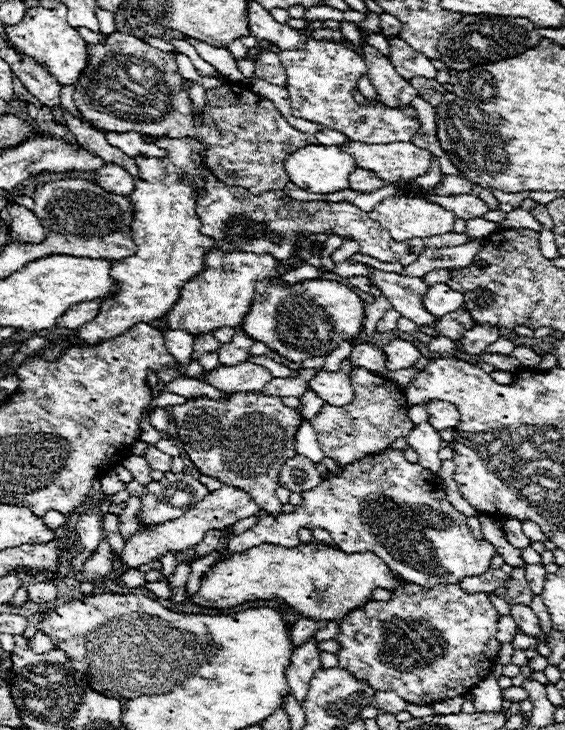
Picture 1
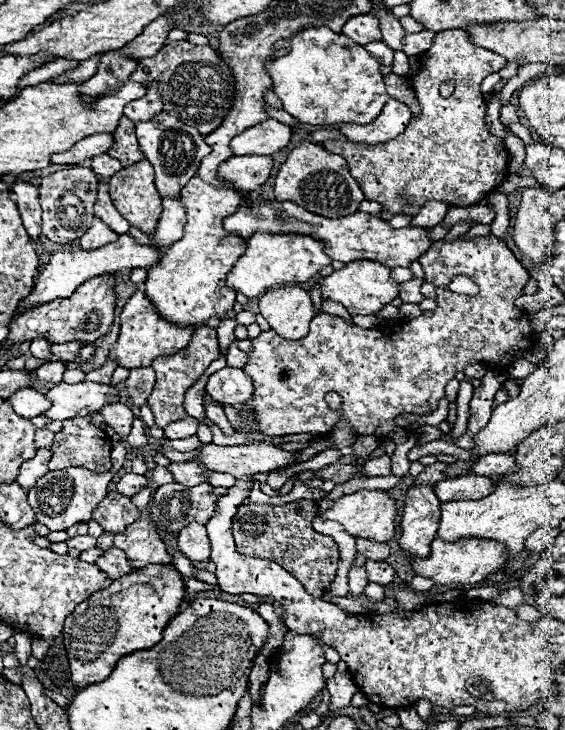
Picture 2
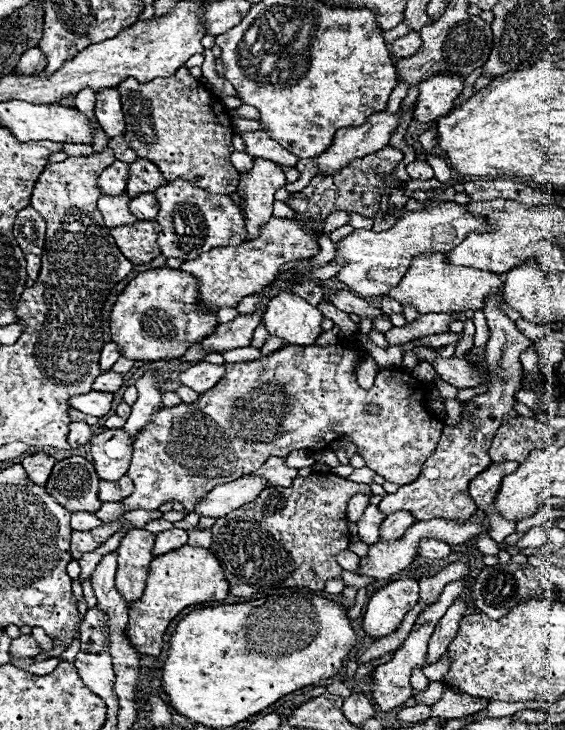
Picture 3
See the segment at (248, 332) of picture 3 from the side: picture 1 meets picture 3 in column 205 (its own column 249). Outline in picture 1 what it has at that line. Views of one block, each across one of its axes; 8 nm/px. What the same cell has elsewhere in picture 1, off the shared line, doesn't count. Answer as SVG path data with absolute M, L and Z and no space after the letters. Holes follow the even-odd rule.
M236 328L236 338L230 344L222 344L218 348L218 358L222 366L238 366L246 362L248 350L252 346L252 340L242 332L242 328Z

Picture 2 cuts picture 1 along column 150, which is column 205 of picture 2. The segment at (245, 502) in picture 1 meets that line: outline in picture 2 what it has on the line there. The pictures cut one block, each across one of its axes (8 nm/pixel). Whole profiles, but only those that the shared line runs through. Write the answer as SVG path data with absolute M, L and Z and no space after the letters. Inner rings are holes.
M192 522L178 534L180 552L192 562L208 562L210 558L210 542L206 534L206 526Z

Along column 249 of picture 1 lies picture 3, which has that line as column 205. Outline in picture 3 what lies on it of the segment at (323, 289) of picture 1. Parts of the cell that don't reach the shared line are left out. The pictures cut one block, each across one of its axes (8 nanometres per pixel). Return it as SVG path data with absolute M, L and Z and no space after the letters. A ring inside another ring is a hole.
M152 268L152 270L140 272L136 278L132 278L128 282L124 292L118 296L116 304L112 306L112 312L110 312L110 338L112 338L112 342L118 344L118 348L122 348L122 356L128 358L128 360L172 360L172 358L180 358L192 344L206 338L210 334L210 330L216 330L216 326L218 326L216 312L202 312L202 310L196 308L196 304L198 304L198 280L194 276L190 276L182 270L174 270L174 268Z

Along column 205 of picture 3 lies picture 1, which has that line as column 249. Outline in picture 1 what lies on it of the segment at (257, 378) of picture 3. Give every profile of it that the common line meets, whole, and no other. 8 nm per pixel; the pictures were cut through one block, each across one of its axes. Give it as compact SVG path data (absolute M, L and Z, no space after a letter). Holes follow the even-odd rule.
M248 392L232 394L228 400L190 398L186 404L174 406L172 416L184 452L202 474L248 492L268 516L282 514L282 504L276 498L278 474L284 462L296 454L294 434L302 424L300 410L284 406L278 396Z

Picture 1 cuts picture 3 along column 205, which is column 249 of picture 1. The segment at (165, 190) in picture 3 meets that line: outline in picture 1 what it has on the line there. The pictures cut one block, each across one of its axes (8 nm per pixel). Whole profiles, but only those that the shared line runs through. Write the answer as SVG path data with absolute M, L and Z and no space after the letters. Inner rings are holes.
M200 166L198 168L202 178L204 178L204 188L196 192L196 214L202 222L200 232L204 236L210 236L214 240L214 246L222 252L254 252L254 254L272 254L276 260L288 260L294 254L294 246L300 244L310 234L328 234L328 236L340 236L340 238L352 238L360 242L360 252L374 256L382 262L416 262L416 258L426 250L422 238L412 238L408 242L396 242L390 238L386 230L380 230L380 224L368 218L366 212L356 208L354 204L348 202L300 202L290 198L284 190L272 190L264 194L252 194L242 186L226 186L220 182L214 174L210 174L208 168Z

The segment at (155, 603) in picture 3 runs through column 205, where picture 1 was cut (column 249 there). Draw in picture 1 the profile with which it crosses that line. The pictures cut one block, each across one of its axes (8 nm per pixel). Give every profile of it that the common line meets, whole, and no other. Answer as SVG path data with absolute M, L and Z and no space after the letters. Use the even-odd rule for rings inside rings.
M310 542L300 544L296 548L284 548L284 546L254 546L246 552L232 554L220 562L216 562L200 582L200 590L190 598L194 604L202 608L234 608L244 602L256 602L256 600L282 600L288 604L294 612L302 614L310 620L340 620L344 614L348 614L352 608L362 606L372 598L374 588L386 588L394 590L396 586L402 586L398 576L390 574L388 566L376 556L376 554L344 554L342 550L334 550L322 542Z

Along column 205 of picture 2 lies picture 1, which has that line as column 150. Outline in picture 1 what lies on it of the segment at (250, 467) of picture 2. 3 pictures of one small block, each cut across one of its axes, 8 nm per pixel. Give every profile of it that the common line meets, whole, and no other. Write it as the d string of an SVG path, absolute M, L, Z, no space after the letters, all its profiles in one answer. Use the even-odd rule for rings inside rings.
M152 444L148 446L146 450L146 456L148 458L148 464L152 466L152 470L160 470L160 472L170 472L170 464L172 464L172 456L160 452L158 448L154 448Z

